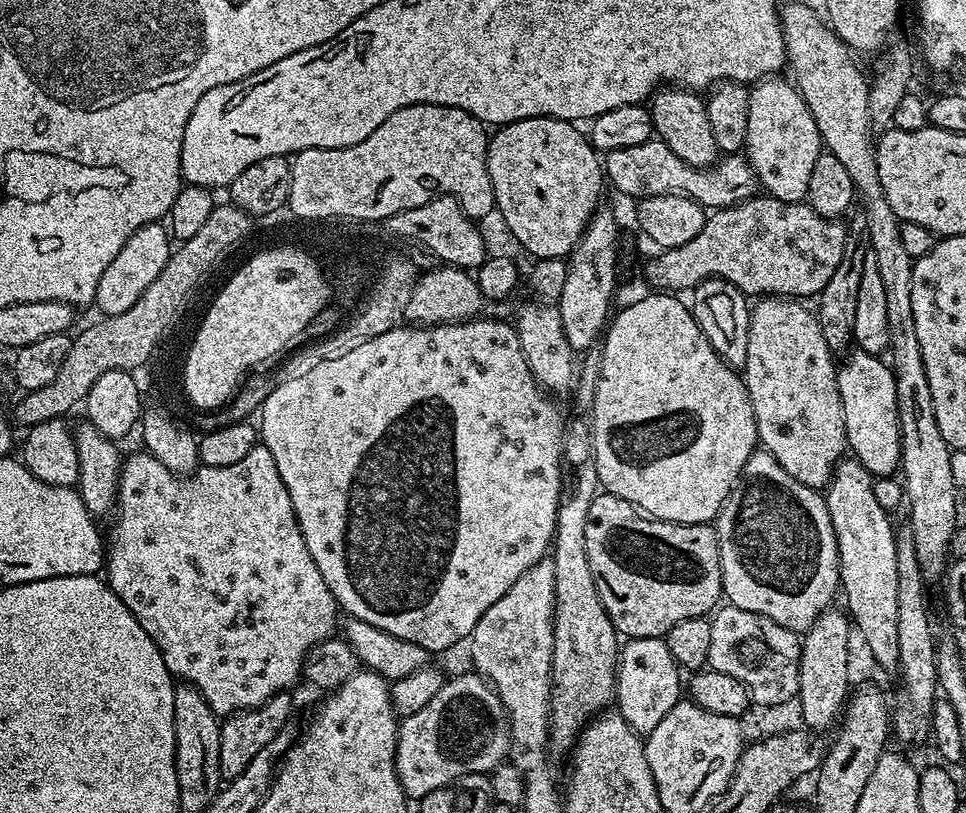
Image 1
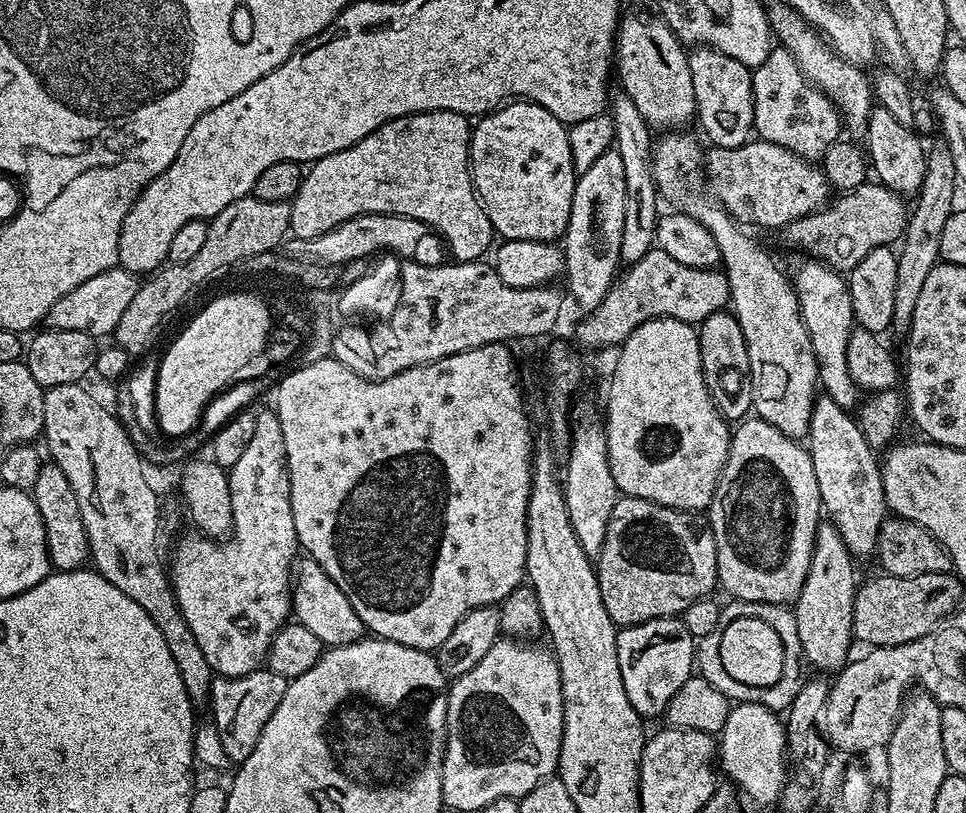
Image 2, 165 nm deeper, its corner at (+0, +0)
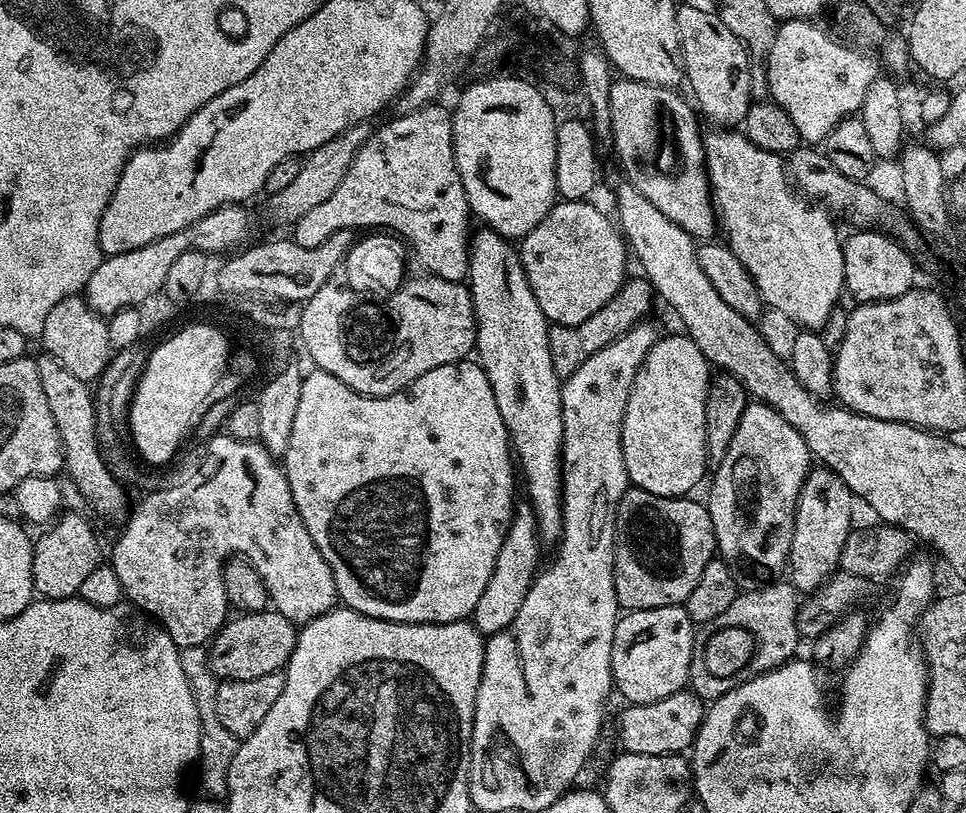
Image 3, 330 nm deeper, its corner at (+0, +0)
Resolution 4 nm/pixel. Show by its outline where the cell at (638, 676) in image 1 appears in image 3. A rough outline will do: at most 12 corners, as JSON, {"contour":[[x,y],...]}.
{"contour":[[679,604],[616,622],[628,704],[685,691],[697,629]]}

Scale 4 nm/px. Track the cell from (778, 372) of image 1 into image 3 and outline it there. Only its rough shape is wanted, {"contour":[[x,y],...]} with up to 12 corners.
{"contour":[[608,90],[610,144],[638,194],[712,238],[702,131],[678,93]]}

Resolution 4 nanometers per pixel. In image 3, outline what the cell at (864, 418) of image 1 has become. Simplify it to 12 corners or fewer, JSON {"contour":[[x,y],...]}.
{"contour":[[703,137],[712,207],[761,301],[820,330],[844,244],[785,161]]}

